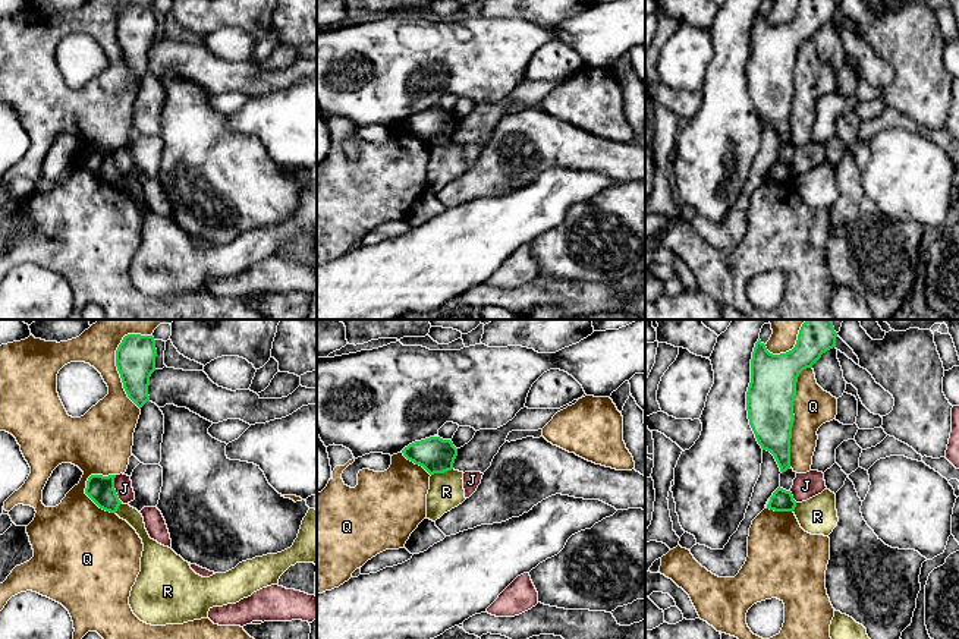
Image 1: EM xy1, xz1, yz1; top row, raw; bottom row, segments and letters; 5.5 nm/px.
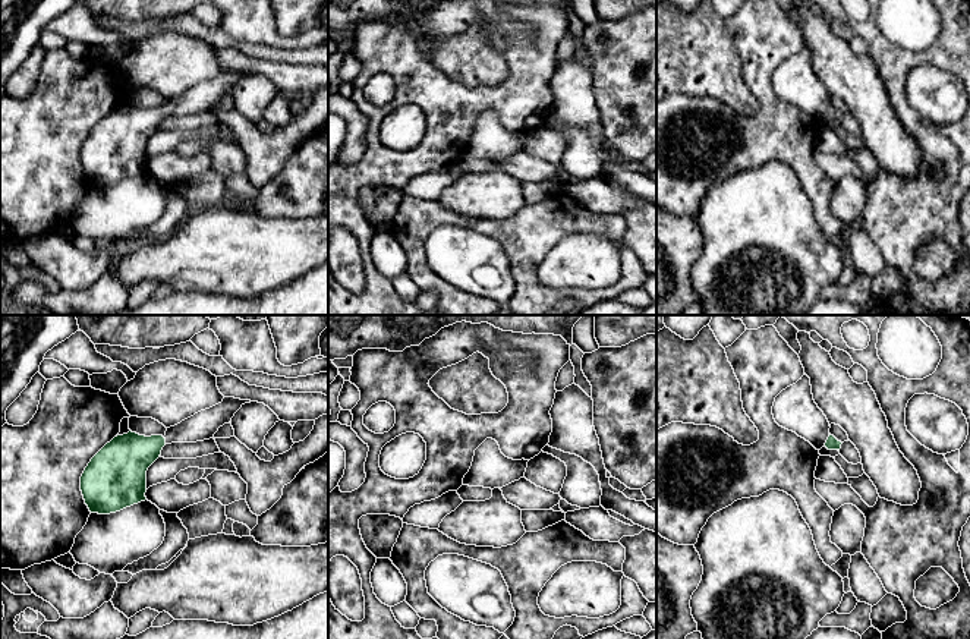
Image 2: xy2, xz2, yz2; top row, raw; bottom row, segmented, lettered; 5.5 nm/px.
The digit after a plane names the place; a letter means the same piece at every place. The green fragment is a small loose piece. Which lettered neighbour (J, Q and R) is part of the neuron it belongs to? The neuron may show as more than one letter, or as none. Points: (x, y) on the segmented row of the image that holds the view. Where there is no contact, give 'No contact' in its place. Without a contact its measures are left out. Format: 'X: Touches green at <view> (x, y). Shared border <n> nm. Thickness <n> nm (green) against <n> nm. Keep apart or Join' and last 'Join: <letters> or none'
J: Touches green at xy1 (113, 488). Shared border 160 nm. Thickness 150 nm (green) against 100 nm. Keep apart
Q: Touches green at yz1 (794, 415). Shared border 550 nm. Thickness 260 nm (green) against 220 nm. Keep apart
R: Touches green at xz1 (442, 472). Shared border 130 nm. Thickness 190 nm (green) against 190 nm. Keep apart
Join: none

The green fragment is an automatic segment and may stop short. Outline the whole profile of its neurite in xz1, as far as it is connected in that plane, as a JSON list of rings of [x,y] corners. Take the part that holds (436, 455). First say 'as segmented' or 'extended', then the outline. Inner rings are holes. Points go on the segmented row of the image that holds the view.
as segmented | [[[430,437],[409,444],[402,453],[408,460],[422,466],[430,475],[434,475],[453,469],[458,448],[450,440]]]

